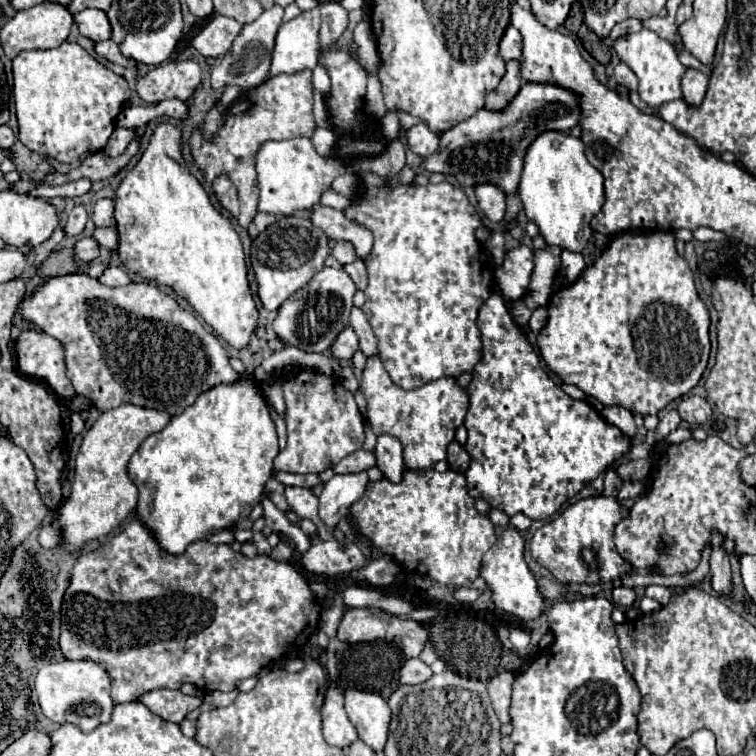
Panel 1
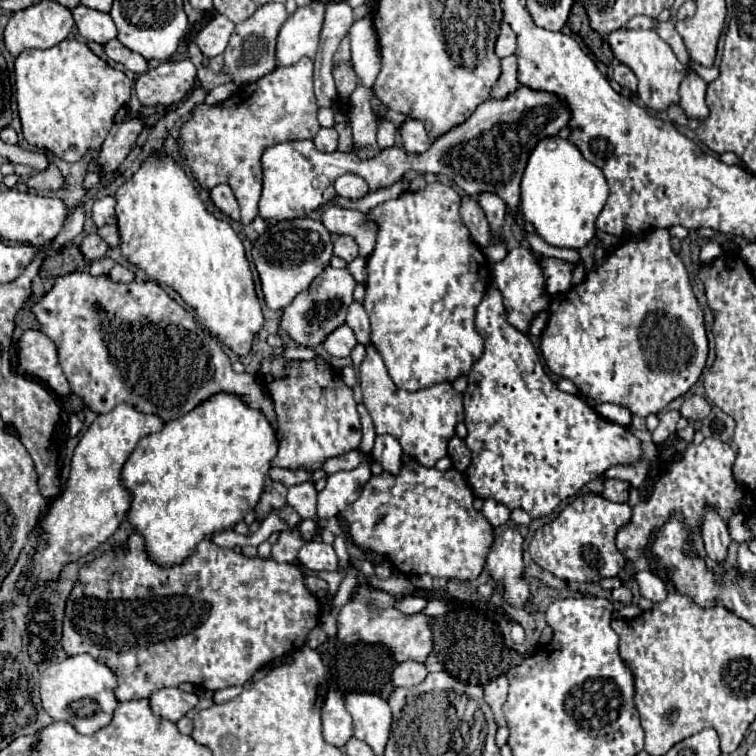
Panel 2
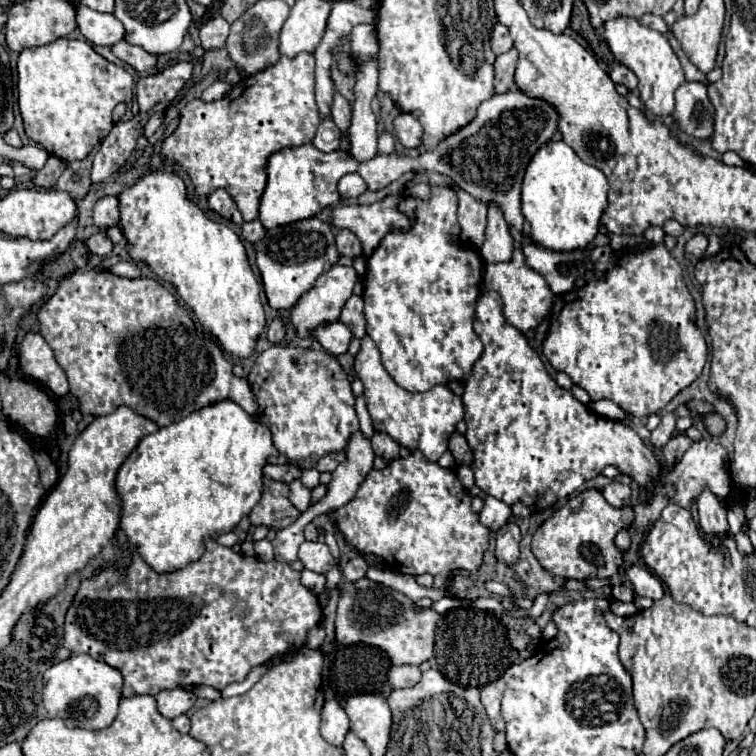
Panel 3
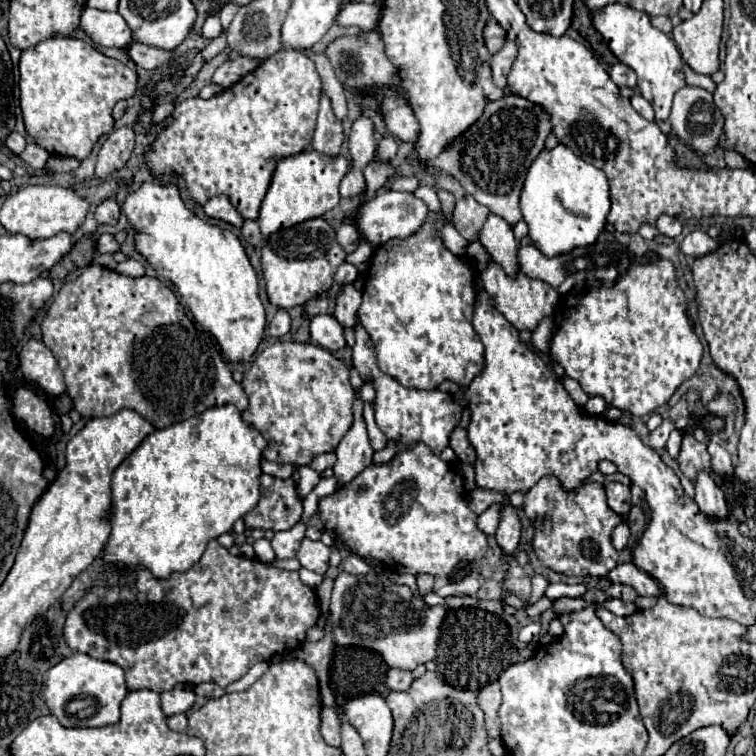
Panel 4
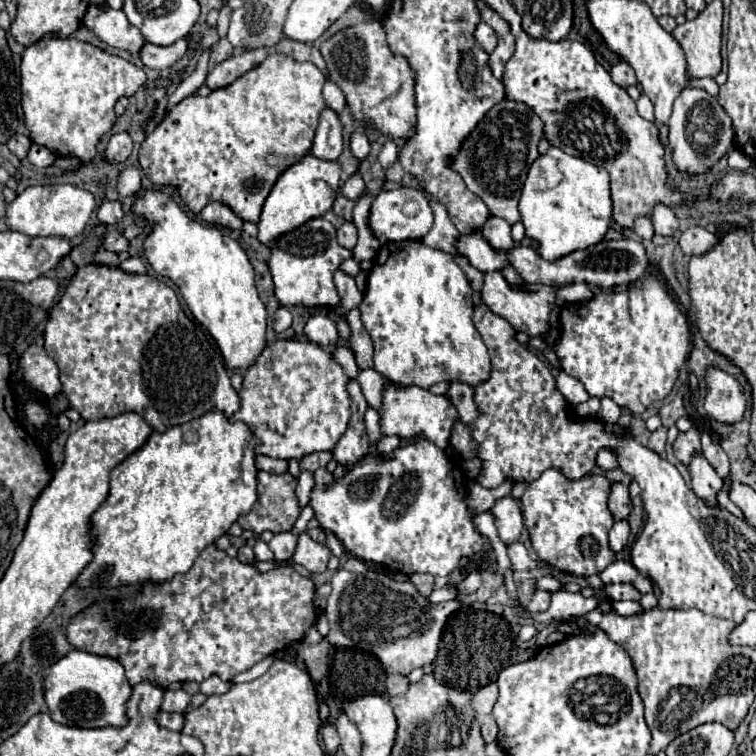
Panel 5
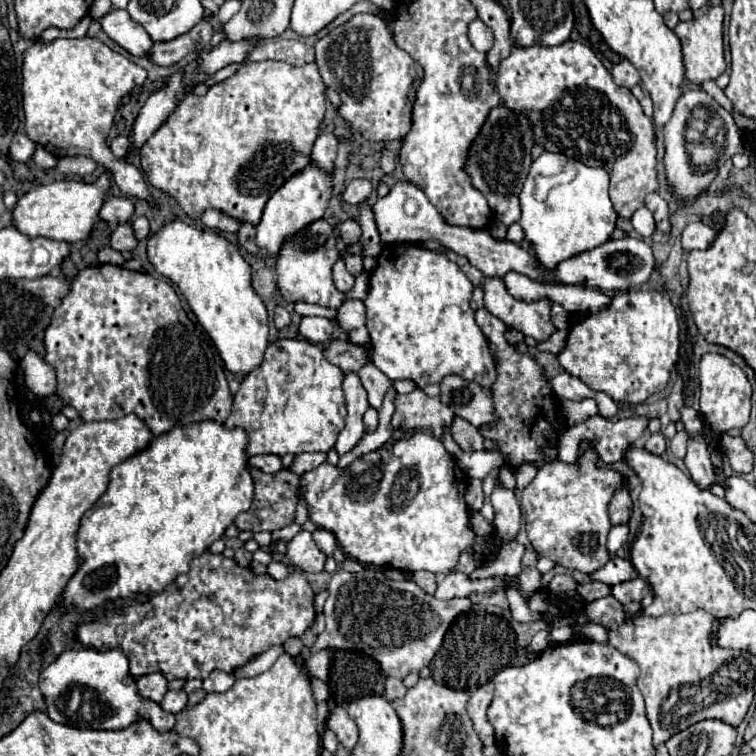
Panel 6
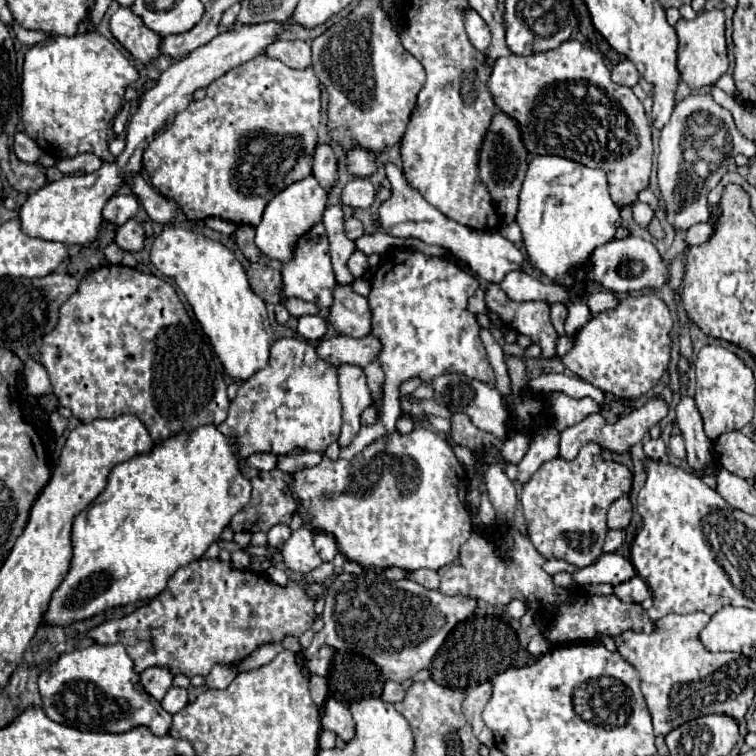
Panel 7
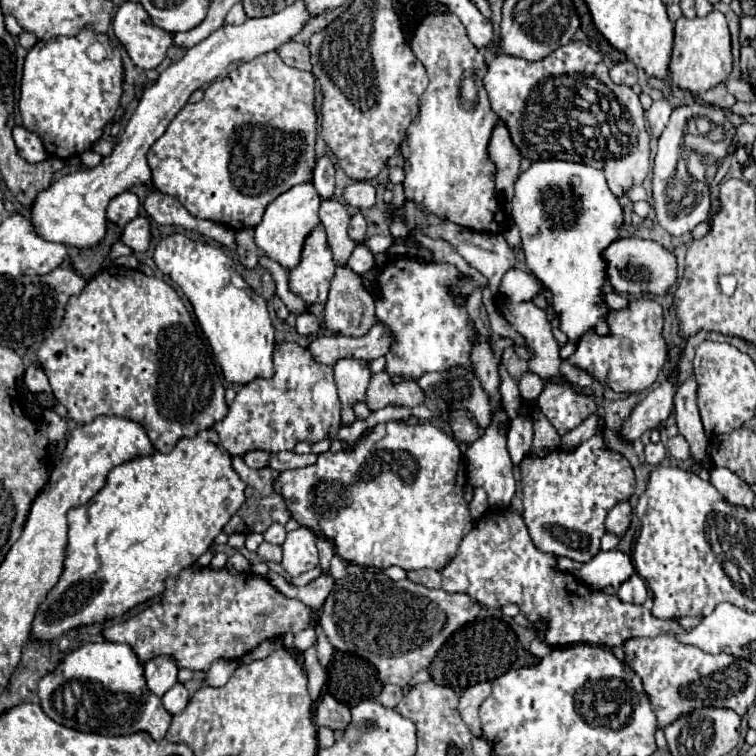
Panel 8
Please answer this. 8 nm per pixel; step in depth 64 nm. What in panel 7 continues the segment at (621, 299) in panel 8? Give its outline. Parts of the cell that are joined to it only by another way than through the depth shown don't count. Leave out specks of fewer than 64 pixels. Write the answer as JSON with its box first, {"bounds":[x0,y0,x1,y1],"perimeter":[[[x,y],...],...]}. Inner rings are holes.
{"bounds":[588,290,618,314],"perimeter":[[[598,290],[598,292],[590,292],[588,296],[588,308],[592,310],[592,314],[600,314],[604,310],[610,310],[610,308],[616,308],[618,306],[618,296],[614,292],[608,292],[608,290]]]}

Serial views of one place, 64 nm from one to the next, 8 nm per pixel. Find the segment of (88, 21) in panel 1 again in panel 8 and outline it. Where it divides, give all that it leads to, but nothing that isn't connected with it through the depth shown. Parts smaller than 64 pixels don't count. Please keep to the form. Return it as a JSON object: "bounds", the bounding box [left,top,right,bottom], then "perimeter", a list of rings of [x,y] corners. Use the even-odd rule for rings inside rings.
{"bounds":[112,2,174,68],"perimeter":[[[124,2],[118,8],[112,26],[116,38],[140,68],[156,68],[172,46],[174,34],[154,26],[140,2]]]}

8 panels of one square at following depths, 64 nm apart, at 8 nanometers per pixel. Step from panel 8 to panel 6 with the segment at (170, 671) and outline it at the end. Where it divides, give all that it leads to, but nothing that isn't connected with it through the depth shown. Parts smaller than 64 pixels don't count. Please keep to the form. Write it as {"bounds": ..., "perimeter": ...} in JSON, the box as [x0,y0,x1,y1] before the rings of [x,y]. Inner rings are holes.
{"bounds":[138,672,168,702],"perimeter":[[[160,672],[144,674],[138,678],[138,692],[144,698],[160,702],[164,698],[164,694],[168,692],[168,680]]]}

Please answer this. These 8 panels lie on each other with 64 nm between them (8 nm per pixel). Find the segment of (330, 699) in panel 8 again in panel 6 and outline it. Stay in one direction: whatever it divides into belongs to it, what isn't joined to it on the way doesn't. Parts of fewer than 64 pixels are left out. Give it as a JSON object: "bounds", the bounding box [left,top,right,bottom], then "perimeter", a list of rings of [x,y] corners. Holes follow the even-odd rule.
{"bounds":[326,706,358,750],"perimeter":[[[334,706],[330,710],[330,718],[326,720],[326,728],[336,732],[340,744],[344,744],[346,750],[352,750],[358,742],[358,728],[356,722],[348,716],[348,712],[342,706]]]}

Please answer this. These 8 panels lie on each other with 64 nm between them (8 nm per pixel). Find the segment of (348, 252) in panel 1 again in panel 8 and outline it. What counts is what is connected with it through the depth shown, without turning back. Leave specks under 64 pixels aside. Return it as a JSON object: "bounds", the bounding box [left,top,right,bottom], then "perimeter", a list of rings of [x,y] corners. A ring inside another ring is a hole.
{"bounds":[348,212,366,244],"perimeter":[[[358,212],[356,216],[352,216],[350,228],[348,228],[348,236],[350,236],[350,240],[354,240],[356,244],[366,238],[366,218],[364,218],[364,214]]]}

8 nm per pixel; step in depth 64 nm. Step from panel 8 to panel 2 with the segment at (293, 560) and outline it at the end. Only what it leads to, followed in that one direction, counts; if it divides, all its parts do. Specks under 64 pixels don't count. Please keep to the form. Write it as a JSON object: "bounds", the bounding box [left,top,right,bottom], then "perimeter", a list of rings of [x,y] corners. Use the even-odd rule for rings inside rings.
{"bounds":[298,542,338,572],"perimeter":[[[306,542],[300,552],[298,552],[298,560],[310,570],[310,572],[334,572],[338,566],[338,558],[336,552],[330,544],[324,542]]]}

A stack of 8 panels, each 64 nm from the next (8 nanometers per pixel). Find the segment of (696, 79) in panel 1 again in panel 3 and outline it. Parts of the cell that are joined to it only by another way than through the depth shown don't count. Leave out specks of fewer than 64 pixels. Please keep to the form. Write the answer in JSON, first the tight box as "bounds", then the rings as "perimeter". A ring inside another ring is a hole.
{"bounds":[672,82,714,140],"perimeter":[[[684,82],[676,90],[676,106],[672,118],[676,120],[682,132],[698,140],[710,140],[714,132],[714,122],[712,122],[710,98],[706,94],[706,86],[700,82]],[[698,104],[704,104],[706,108],[702,114],[696,110]]]}

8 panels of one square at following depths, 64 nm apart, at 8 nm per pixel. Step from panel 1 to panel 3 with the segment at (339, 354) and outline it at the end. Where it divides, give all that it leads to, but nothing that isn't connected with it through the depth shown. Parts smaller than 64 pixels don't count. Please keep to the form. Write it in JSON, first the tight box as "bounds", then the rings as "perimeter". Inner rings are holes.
{"bounds":[314,320,352,356],"perimeter":[[[340,320],[336,322],[326,322],[314,328],[314,338],[322,344],[322,348],[334,356],[344,354],[348,350],[352,332],[346,328],[346,324],[342,324]]]}

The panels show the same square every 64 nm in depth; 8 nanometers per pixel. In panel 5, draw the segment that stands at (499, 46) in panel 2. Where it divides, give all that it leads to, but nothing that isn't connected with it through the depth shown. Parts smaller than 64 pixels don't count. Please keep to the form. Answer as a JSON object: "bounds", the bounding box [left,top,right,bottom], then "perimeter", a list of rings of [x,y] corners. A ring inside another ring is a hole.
{"bounds":[474,22,498,54],"perimeter":[[[480,22],[480,24],[476,26],[476,30],[474,30],[474,38],[476,38],[478,46],[484,48],[488,54],[494,50],[494,44],[498,42],[498,40],[496,40],[496,32],[494,32],[488,24],[484,24],[484,22]]]}

